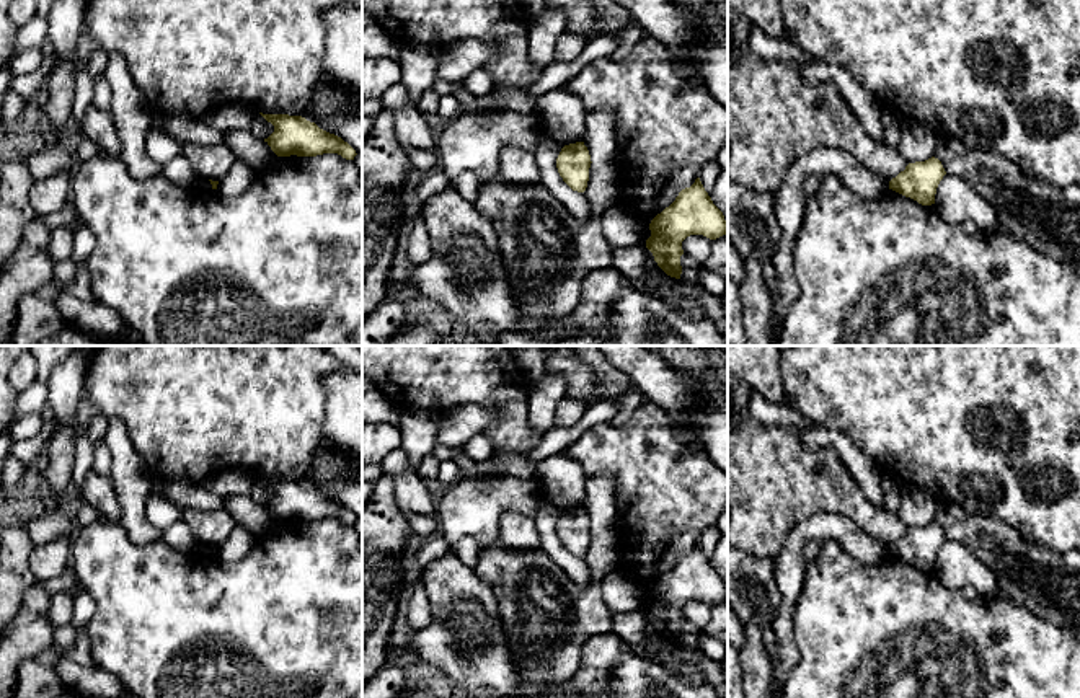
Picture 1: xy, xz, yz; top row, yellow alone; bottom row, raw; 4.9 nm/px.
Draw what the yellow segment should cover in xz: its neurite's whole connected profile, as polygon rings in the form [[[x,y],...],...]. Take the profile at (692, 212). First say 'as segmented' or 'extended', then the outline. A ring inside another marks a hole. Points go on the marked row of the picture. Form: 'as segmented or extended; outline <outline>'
as segmented; outline [[[697,178],[651,220],[649,230],[646,248],[653,253],[654,261],[667,276],[680,279],[682,241],[690,235],[716,240],[726,235],[726,220]]]

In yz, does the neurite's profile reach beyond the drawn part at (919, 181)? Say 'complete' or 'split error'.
complete

